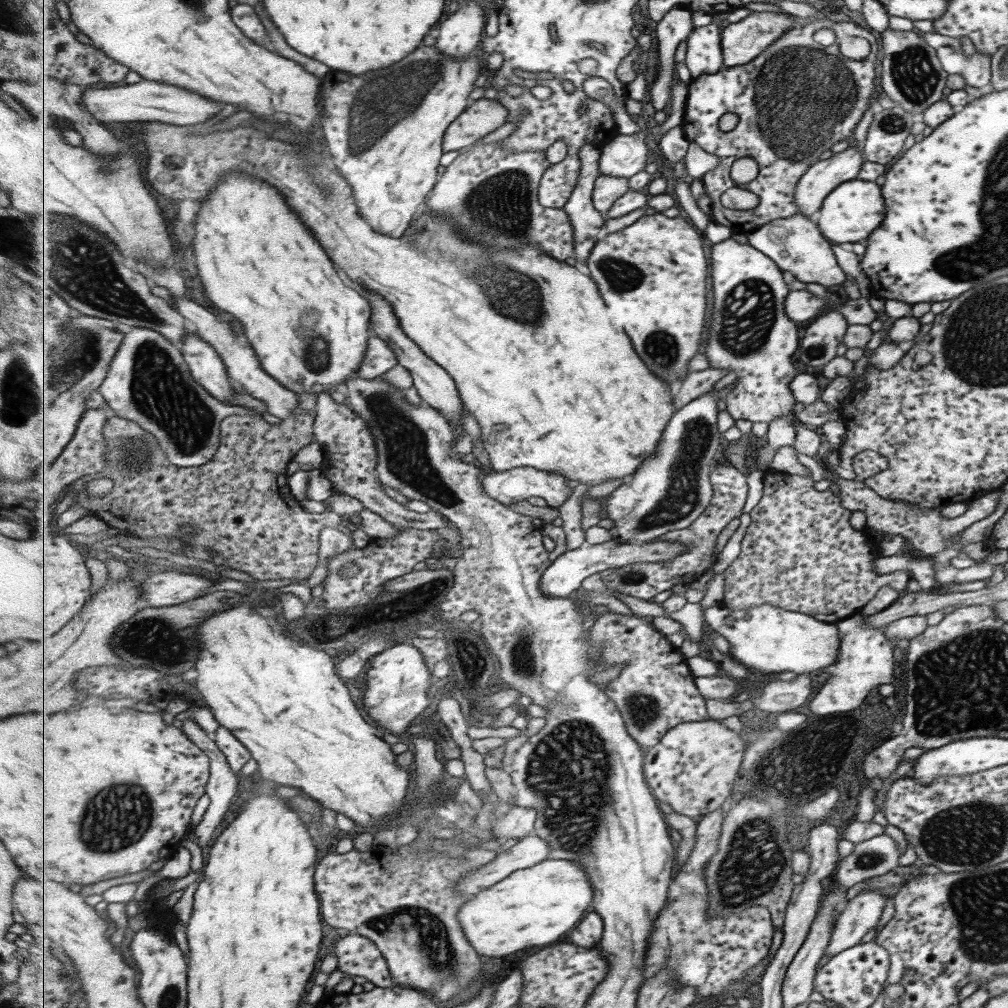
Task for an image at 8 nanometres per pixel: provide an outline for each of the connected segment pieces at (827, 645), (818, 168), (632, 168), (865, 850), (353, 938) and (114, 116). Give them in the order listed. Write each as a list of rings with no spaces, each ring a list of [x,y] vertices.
[[[722,604],[704,609],[707,626],[722,635],[730,644],[730,655],[751,670],[767,672],[821,672],[836,661],[840,633],[836,624],[825,624],[802,612],[793,612],[772,604],[749,610],[733,610]]]
[[[855,141],[848,147],[829,158],[818,160],[801,175],[796,190],[796,203],[799,213],[812,218],[815,210],[819,210],[823,199],[838,184],[847,183],[859,177],[860,167],[863,166],[863,152]]]
[[[648,131],[632,135],[619,135],[602,149],[600,160],[601,174],[628,178],[645,170],[653,152],[647,146]]]
[[[879,834],[854,844],[852,851],[839,860],[833,877],[846,891],[857,882],[891,872],[898,866],[899,856],[897,844],[887,834]]]
[[[354,933],[345,936],[335,943],[334,953],[339,959],[338,970],[365,977],[368,987],[393,988],[397,985],[384,953],[368,937]]]
[[[140,80],[138,83],[130,85],[107,85],[103,88],[91,88],[85,86],[83,93],[84,105],[87,110],[95,116],[101,124],[112,122],[171,122],[179,126],[191,126],[199,122],[207,122],[213,118],[217,110],[217,102],[207,100],[199,94],[191,94],[183,88],[161,84],[161,82],[151,82],[151,80]]]

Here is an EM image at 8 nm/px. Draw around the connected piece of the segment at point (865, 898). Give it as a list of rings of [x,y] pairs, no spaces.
[[[873,890],[857,893],[845,901],[846,905],[834,920],[831,937],[822,956],[832,957],[846,948],[859,944],[863,935],[877,924],[885,901],[886,896]]]

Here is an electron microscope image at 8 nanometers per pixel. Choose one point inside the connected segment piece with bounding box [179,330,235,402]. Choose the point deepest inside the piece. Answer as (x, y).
(208, 369)

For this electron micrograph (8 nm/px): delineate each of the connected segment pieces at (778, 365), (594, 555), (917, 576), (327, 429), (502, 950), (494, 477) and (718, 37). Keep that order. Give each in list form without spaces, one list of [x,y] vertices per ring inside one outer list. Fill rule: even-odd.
[[[733,238],[725,239],[713,245],[711,254],[713,259],[713,292],[715,314],[711,322],[709,346],[703,353],[709,362],[709,368],[725,369],[737,374],[737,381],[723,390],[728,411],[735,420],[749,420],[752,422],[773,422],[779,416],[791,418],[792,426],[797,434],[794,442],[796,450],[808,457],[819,456],[823,437],[818,430],[812,429],[797,421],[793,406],[798,400],[792,392],[792,383],[796,379],[797,368],[793,366],[793,359],[801,345],[801,332],[795,321],[789,320],[785,314],[785,301],[790,293],[790,286],[783,280],[783,271],[779,265],[764,252],[753,245],[741,244]]]
[[[617,540],[605,541],[598,545],[589,544],[589,542],[585,541],[581,547],[575,550],[568,550],[565,554],[562,554],[559,558],[554,560],[554,563],[542,576],[541,586],[543,592],[549,596],[553,596],[553,598],[567,598],[567,596],[571,596],[575,590],[581,588],[583,580],[587,580],[589,576],[593,576],[593,574],[597,574],[597,572],[602,573],[608,569],[621,568],[628,564],[640,562],[665,562],[673,560],[687,549],[690,549],[690,547],[686,546],[686,544],[682,544],[682,542],[676,542],[675,540],[655,540],[641,545],[635,542],[621,543],[617,542]]]
[[[909,553],[879,556],[874,560],[874,571],[878,575],[905,571],[911,579],[918,582],[919,591],[928,591],[934,586],[935,569],[933,568],[931,556],[914,557]]]
[[[321,393],[314,417],[316,418],[314,435],[317,442],[326,449],[326,459],[321,470],[329,480],[333,481],[337,492],[358,498],[365,508],[377,513],[393,526],[413,527],[419,530],[437,530],[454,526],[449,519],[445,520],[440,512],[433,510],[428,513],[415,512],[385,494],[379,477],[379,453],[375,437],[365,419],[353,412],[350,406],[335,402],[328,393]]]
[[[545,860],[532,868],[519,870],[505,881],[498,882],[469,897],[461,907],[460,921],[469,942],[488,957],[507,957],[527,947],[547,947],[565,939],[565,934],[579,926],[587,912],[594,908],[596,893],[585,868],[573,860]]]
[[[520,467],[483,477],[482,483],[488,495],[509,505],[521,500],[545,500],[552,508],[559,508],[571,498],[572,488],[567,487],[568,478],[556,472],[537,468]]]
[[[719,13],[722,20],[695,30],[688,36],[688,53],[686,66],[691,78],[712,75],[721,72],[725,67],[722,49],[722,31],[726,24],[727,13]]]

